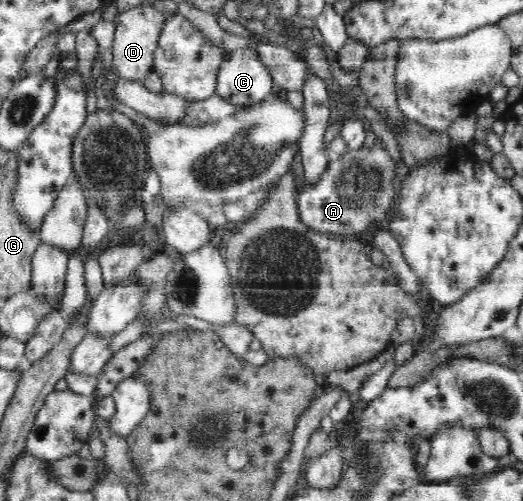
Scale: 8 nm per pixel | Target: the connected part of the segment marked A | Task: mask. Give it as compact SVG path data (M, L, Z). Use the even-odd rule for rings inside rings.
M379 140L372 148L363 147L357 150L348 150L347 154L332 158L321 179L315 184L307 184L302 191L297 193L296 200L302 222L315 232L328 236L352 237L369 242L375 229L384 227L387 230L389 227L388 215L399 197L393 188L394 175L393 158L389 156Z

